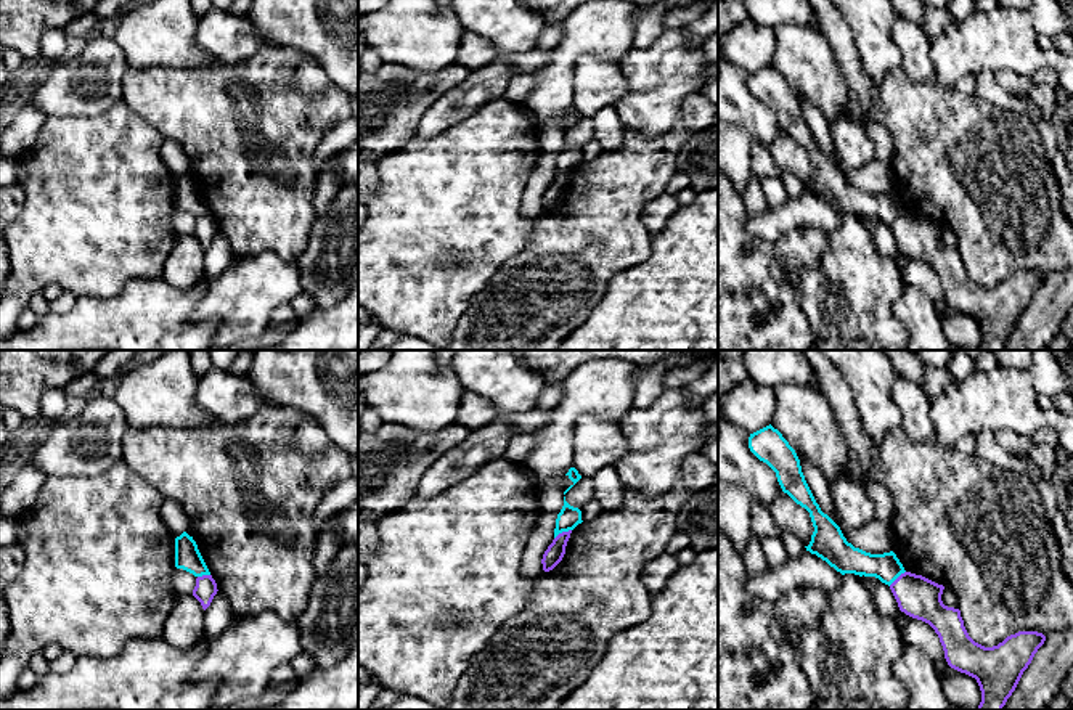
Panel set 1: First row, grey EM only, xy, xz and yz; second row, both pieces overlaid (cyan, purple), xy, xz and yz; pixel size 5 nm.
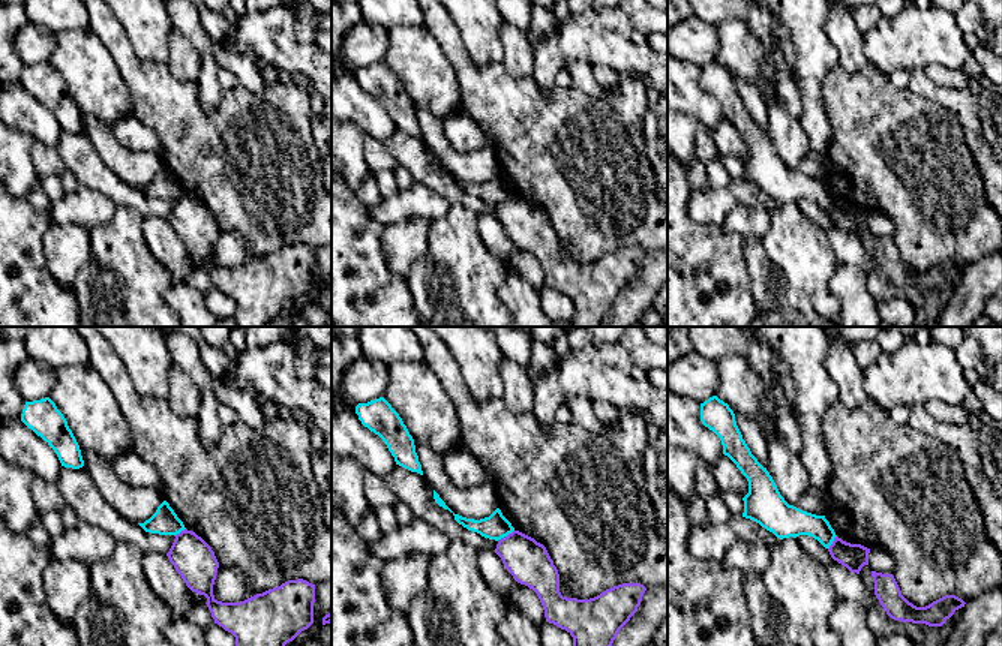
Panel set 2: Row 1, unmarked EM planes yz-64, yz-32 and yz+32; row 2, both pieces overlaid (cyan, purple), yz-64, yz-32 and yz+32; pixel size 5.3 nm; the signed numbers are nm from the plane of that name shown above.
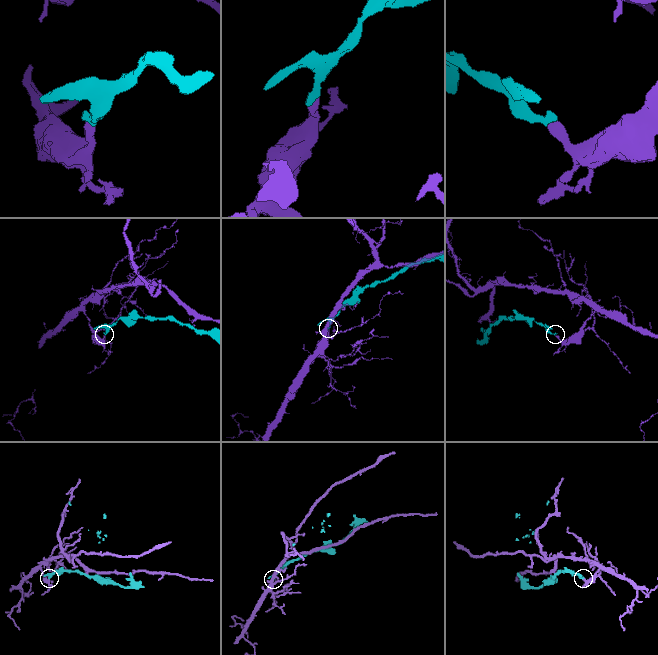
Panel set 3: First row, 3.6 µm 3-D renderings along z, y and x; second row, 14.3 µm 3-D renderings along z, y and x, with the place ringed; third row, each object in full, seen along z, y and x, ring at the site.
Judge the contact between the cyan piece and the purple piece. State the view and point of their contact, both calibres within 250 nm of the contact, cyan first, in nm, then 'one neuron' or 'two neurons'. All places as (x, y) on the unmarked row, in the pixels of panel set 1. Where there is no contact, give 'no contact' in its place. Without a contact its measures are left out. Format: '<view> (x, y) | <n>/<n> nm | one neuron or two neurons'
xz (563, 171) | 110/90 nm | two neurons

